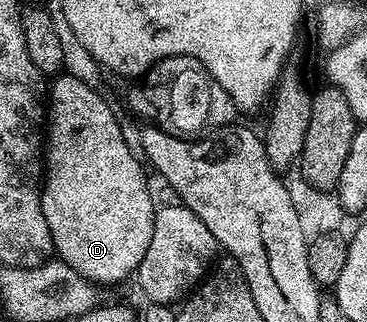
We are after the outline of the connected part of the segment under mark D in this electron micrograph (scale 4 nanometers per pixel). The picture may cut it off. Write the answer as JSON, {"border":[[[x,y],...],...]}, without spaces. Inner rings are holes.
{"border":[[[62,72],[52,79],[47,86],[47,145],[43,150],[43,185],[41,188],[41,207],[43,217],[47,220],[47,228],[51,228],[51,240],[56,257],[60,261],[66,262],[75,272],[79,272],[94,284],[101,282],[121,282],[125,277],[136,275],[140,267],[140,261],[146,255],[147,248],[150,247],[152,236],[153,218],[155,213],[155,203],[149,195],[149,182],[145,179],[146,167],[142,159],[129,147],[129,142],[125,139],[125,134],[121,131],[121,126],[117,123],[117,114],[109,107],[109,102],[93,86],[88,86],[81,78],[76,78],[70,72]]]}

